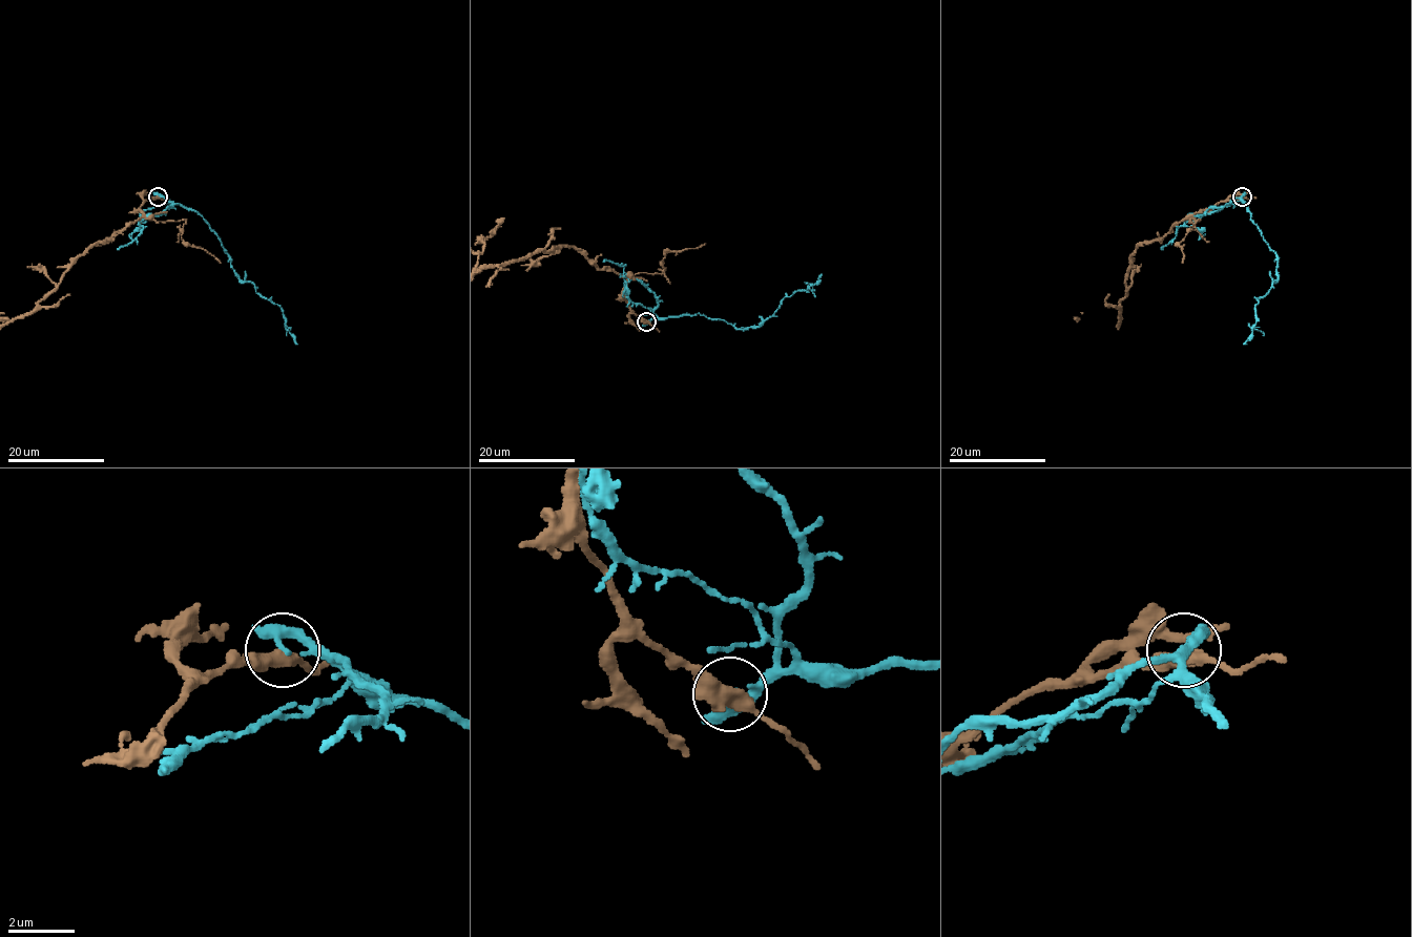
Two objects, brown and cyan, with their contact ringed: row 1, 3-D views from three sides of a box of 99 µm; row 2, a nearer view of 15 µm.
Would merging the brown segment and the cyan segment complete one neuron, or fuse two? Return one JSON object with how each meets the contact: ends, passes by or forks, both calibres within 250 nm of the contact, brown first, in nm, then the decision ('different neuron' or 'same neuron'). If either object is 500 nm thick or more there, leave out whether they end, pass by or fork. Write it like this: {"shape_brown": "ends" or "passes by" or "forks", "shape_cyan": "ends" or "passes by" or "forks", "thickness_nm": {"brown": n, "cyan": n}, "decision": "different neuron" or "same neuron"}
{"shape_brown": "passes by", "shape_cyan": "ends", "thickness_nm": {"brown": 400, "cyan": 360}, "decision": "different neuron"}

